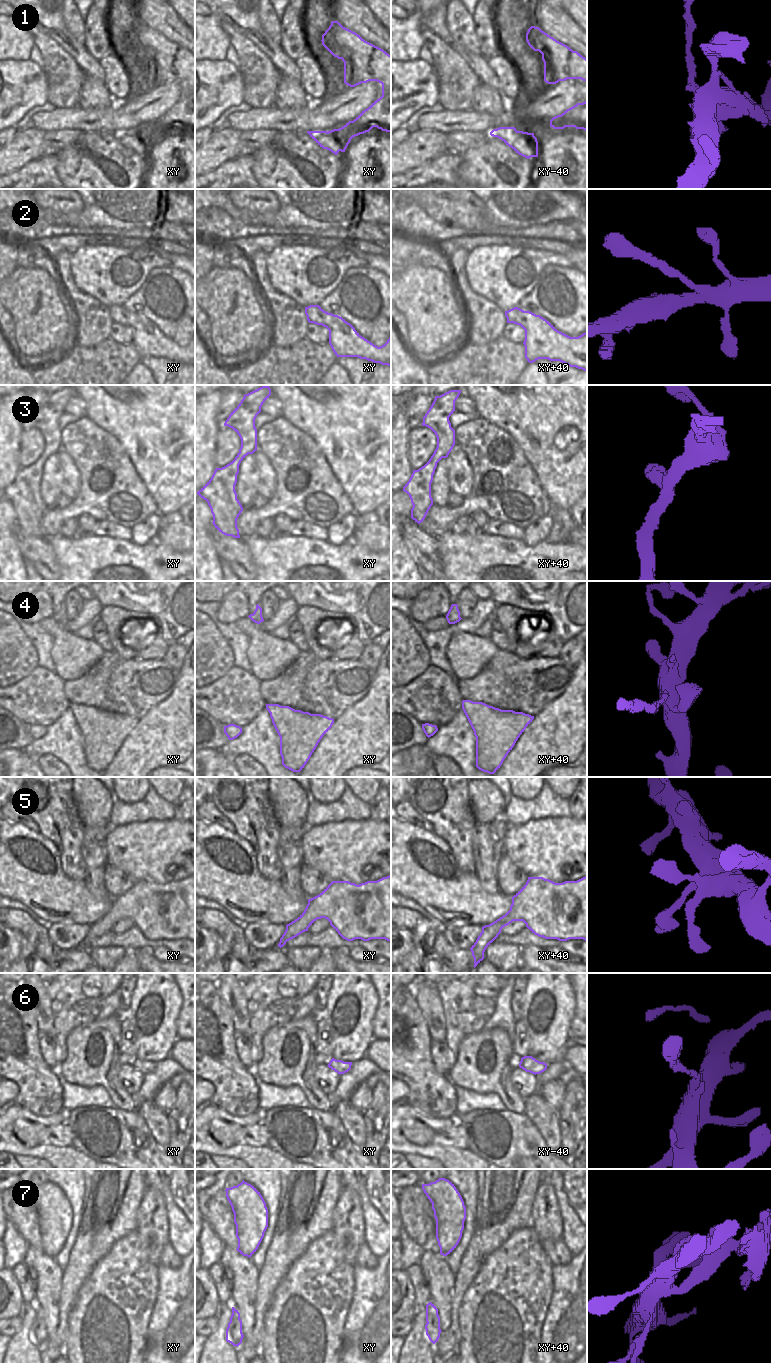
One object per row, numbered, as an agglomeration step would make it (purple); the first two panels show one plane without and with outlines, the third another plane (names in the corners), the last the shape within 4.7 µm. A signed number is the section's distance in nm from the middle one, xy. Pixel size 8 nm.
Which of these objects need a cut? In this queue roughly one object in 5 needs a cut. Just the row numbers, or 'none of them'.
1, 4, 7

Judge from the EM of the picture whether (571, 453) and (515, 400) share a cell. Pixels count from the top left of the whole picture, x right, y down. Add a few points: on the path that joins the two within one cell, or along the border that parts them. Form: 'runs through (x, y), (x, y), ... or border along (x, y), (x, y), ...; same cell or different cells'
runs through (557, 439), (529, 411); same cell

